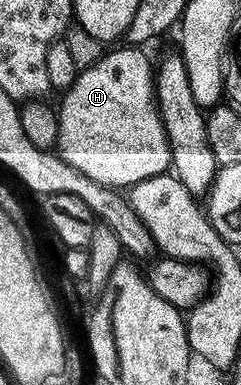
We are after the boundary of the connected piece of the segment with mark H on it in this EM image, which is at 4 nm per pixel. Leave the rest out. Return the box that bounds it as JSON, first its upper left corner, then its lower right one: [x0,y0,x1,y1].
[55,45,172,188]

